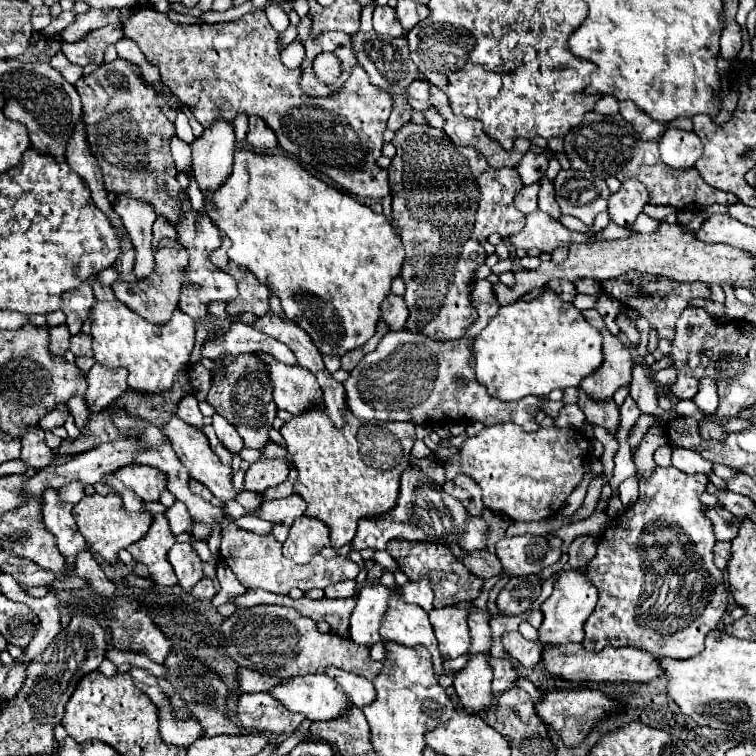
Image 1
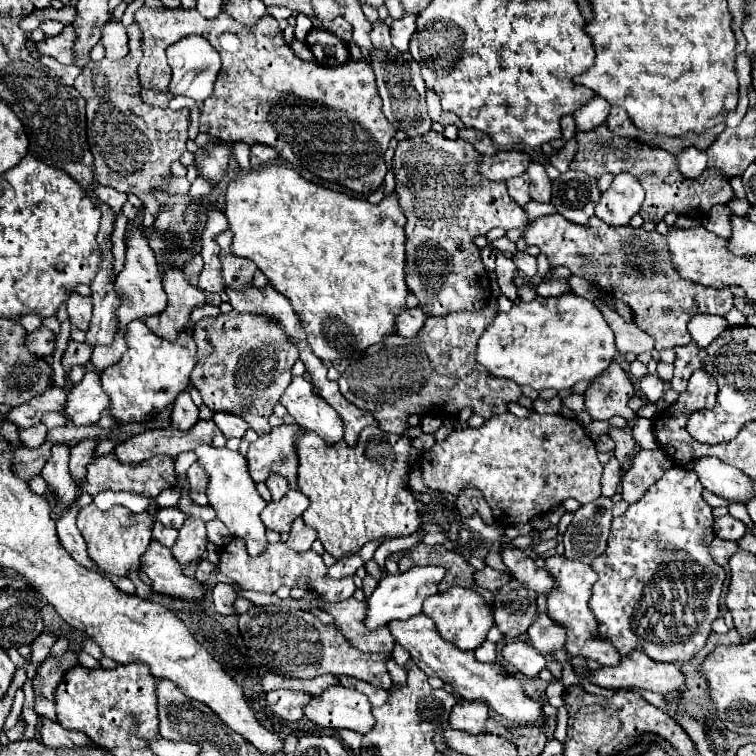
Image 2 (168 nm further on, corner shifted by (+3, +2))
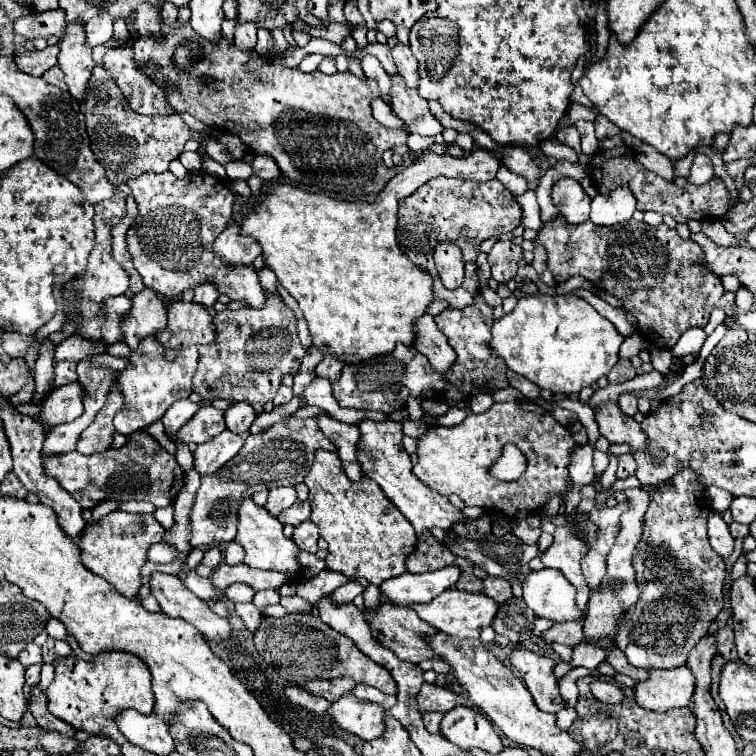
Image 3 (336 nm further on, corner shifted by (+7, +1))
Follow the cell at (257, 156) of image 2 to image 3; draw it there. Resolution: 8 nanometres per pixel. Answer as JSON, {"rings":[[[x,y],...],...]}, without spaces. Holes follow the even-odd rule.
{"rings":[[[255,155],[255,161],[251,163],[251,167],[253,167],[253,175],[259,175],[263,181],[275,181],[281,177],[281,171],[273,161],[273,157]]]}

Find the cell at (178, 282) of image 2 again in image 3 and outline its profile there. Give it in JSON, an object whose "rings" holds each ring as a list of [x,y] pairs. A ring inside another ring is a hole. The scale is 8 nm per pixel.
{"rings":[[[177,301],[169,305],[169,325],[157,341],[169,349],[183,349],[189,345],[215,343],[215,325],[209,311],[201,305]]]}

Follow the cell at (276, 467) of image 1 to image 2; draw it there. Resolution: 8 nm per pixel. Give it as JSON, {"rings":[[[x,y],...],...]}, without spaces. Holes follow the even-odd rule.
{"rings":[[[271,474],[265,480],[265,486],[271,490],[271,498],[273,500],[281,500],[281,496],[285,496],[285,492],[289,490],[287,488],[287,480],[283,476],[277,476],[277,474]]]}

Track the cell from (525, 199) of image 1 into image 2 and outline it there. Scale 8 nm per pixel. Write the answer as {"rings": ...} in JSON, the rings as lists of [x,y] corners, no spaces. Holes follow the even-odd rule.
{"rings":[[[527,174],[525,176],[519,176],[519,178],[513,178],[513,180],[507,180],[507,188],[509,188],[509,196],[515,200],[517,206],[523,208],[531,200]]]}

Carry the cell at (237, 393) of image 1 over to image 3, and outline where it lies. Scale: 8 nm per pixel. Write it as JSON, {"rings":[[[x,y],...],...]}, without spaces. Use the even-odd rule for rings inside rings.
{"rings":[[[265,291],[267,305],[263,309],[225,309],[213,317],[217,329],[217,345],[201,345],[199,367],[193,377],[193,389],[203,399],[229,399],[251,401],[257,411],[271,401],[281,387],[281,377],[287,373],[297,373],[303,347],[297,335],[297,317],[281,301],[279,295]]]}

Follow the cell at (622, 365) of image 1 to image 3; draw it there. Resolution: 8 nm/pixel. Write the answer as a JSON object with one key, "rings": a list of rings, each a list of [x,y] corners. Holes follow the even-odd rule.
{"rings":[[[603,403],[599,407],[601,407],[601,413],[597,415],[597,425],[599,425],[599,433],[605,439],[609,439],[611,443],[627,443],[631,445],[633,455],[637,451],[645,451],[655,461],[663,463],[667,453],[659,447],[647,447],[647,437],[641,431],[639,423],[631,417],[625,417],[617,407],[617,403]]]}

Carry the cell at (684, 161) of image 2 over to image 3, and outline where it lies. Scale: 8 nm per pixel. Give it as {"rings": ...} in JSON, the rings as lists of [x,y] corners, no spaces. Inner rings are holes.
{"rings":[[[697,153],[695,161],[693,161],[693,167],[691,167],[691,175],[689,175],[687,181],[695,183],[695,185],[705,185],[713,177],[715,177],[715,171],[713,171],[711,159],[707,155],[703,155],[703,153]]]}

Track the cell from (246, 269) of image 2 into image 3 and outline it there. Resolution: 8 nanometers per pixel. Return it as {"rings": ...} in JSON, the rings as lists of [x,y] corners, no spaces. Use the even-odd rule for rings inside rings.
{"rings":[[[237,223],[227,225],[217,235],[213,243],[213,251],[221,255],[223,261],[229,261],[229,263],[253,263],[253,259],[261,255],[259,243],[249,235],[241,235],[241,229]]]}

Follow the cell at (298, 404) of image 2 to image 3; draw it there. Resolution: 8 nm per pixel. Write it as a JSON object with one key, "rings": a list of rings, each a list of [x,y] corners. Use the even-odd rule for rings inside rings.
{"rings":[[[319,415],[317,421],[319,421],[319,427],[325,433],[325,437],[329,437],[337,445],[337,449],[339,449],[337,455],[343,461],[343,469],[345,469],[347,477],[351,477],[351,481],[363,479],[365,473],[361,469],[361,463],[357,461],[357,445],[361,439],[359,427],[341,423],[329,415]]]}

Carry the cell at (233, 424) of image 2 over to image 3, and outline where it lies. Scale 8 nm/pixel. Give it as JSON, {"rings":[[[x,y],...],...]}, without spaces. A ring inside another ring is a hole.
{"rings":[[[247,401],[233,403],[231,409],[225,411],[225,423],[227,423],[229,431],[233,431],[233,433],[249,431],[251,423],[255,421],[255,417],[257,417],[257,411]]]}

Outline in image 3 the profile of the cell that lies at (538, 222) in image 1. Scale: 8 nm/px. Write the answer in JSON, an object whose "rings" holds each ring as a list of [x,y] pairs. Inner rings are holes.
{"rings":[[[561,217],[553,223],[545,223],[535,239],[547,249],[547,267],[555,277],[561,275],[565,267],[565,279],[555,281],[563,283],[571,275],[581,275],[599,289],[609,291],[637,317],[641,335],[651,343],[673,347],[687,329],[705,327],[715,307],[725,309],[727,317],[735,315],[735,293],[725,291],[721,279],[705,267],[701,247],[681,239],[677,231],[665,223],[659,227],[635,219],[613,227],[597,227],[591,221],[583,225],[565,223],[565,245],[561,227]]]}

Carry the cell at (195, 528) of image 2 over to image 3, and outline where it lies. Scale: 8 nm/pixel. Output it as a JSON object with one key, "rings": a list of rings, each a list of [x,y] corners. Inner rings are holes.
{"rings":[[[289,417],[287,423],[275,423],[273,427],[269,427],[263,433],[257,435],[249,435],[245,445],[241,447],[241,451],[227,461],[219,471],[215,471],[213,475],[205,475],[201,477],[201,487],[197,491],[195,497],[195,505],[191,509],[191,547],[199,547],[199,545],[207,545],[213,541],[221,541],[221,543],[229,543],[235,539],[237,533],[237,507],[241,505],[241,501],[257,491],[269,491],[275,481],[283,481],[283,485],[297,485],[305,479],[305,475],[311,471],[311,465],[315,461],[315,451],[317,449],[325,449],[331,453],[337,453],[337,447],[321,433],[317,419],[295,419]]]}

